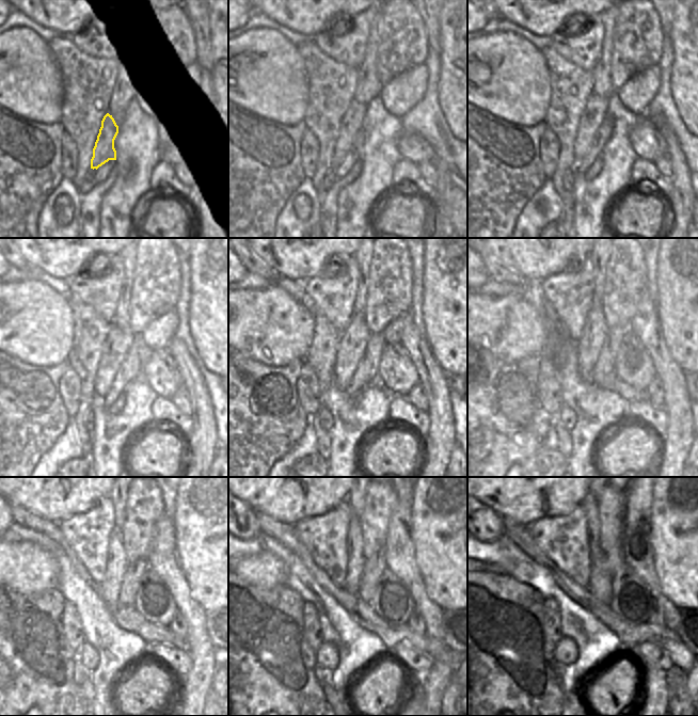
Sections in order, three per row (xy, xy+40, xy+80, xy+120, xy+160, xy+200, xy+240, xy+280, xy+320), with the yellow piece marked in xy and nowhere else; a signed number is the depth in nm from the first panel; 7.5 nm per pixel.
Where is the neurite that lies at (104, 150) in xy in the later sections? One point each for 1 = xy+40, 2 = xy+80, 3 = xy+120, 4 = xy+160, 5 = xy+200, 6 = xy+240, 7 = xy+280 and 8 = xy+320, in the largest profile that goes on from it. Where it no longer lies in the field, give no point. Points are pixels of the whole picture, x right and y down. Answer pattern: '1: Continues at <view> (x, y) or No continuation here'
1: Continues at xy+40 (351, 123)
2: Continues at xy+80 (596, 110)
3: Continues at xy+120 (119, 340)
4: Continues at xy+160 (351, 348)
5: Continues at xy+200 (588, 347)
6: Continues at xy+240 (109, 589)
7: Continues at xy+280 (355, 561)
8: Continues at xy+320 (589, 505).

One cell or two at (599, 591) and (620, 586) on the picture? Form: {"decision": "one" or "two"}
{"decision": "two"}

